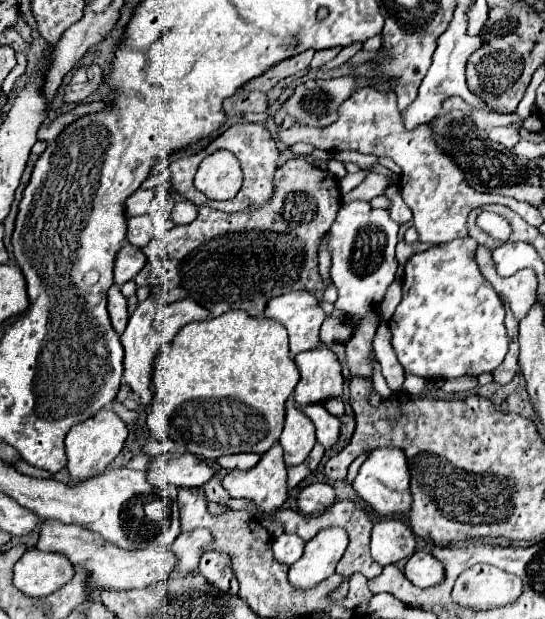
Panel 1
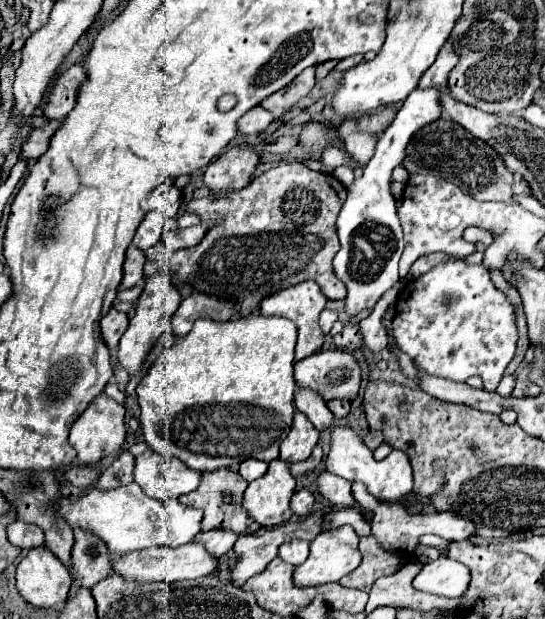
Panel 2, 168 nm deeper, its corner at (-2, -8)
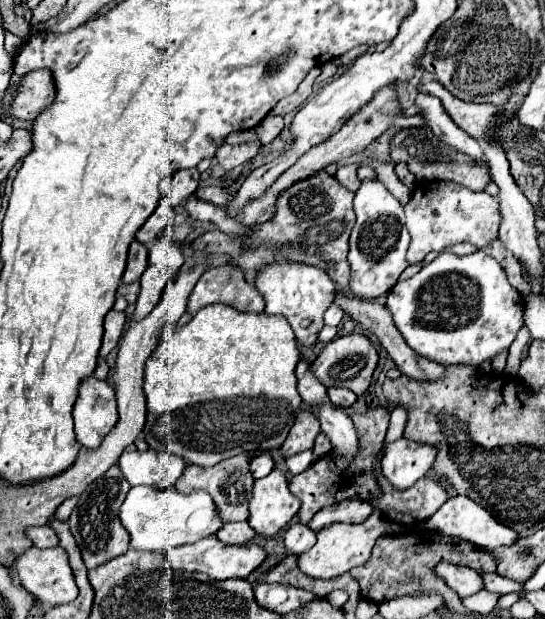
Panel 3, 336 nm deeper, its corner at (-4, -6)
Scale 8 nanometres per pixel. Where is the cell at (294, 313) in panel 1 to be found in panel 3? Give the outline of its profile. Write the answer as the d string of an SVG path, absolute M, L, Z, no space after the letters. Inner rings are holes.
M272 262L256 274L256 288L266 300L266 314L284 316L304 346L312 346L316 342L318 332L324 326L322 316L332 304L332 296L336 292L334 282L324 270L302 262Z

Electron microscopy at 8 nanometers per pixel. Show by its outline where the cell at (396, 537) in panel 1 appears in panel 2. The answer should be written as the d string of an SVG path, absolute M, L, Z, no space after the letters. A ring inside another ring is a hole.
M354 482L352 484L352 496L362 508L370 508L374 512L372 520L372 536L378 540L378 544L388 552L406 552L412 554L418 546L418 538L422 534L438 534L446 540L464 540L472 536L472 522L460 518L452 512L432 512L432 514L410 514L402 504L390 504L390 502L376 502L368 492L364 492L364 484Z

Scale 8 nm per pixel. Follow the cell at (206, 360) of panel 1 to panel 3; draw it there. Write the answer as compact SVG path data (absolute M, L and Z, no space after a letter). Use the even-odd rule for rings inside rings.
M210 304L206 308L202 308L200 312L196 312L192 316L190 322L186 322L184 326L180 326L178 330L172 328L172 324L166 324L162 328L162 334L158 336L158 344L154 348L154 352L150 354L150 358L146 360L146 368L144 368L144 394L146 394L146 406L148 406L148 414L146 414L146 428L142 432L142 438L148 442L150 448L160 450L160 452L170 452L176 456L182 456L186 462L196 464L196 466L214 466L230 456L236 456L240 452L250 452L252 456L258 452L274 452L282 446L282 442L286 440L292 424L294 424L294 416L298 414L298 406L302 404L302 398L298 396L296 390L296 374L294 368L300 360L300 352L296 346L296 338L292 328L286 324L286 320L282 320L282 316L268 316L268 314L250 314L250 312L240 312L228 304Z

